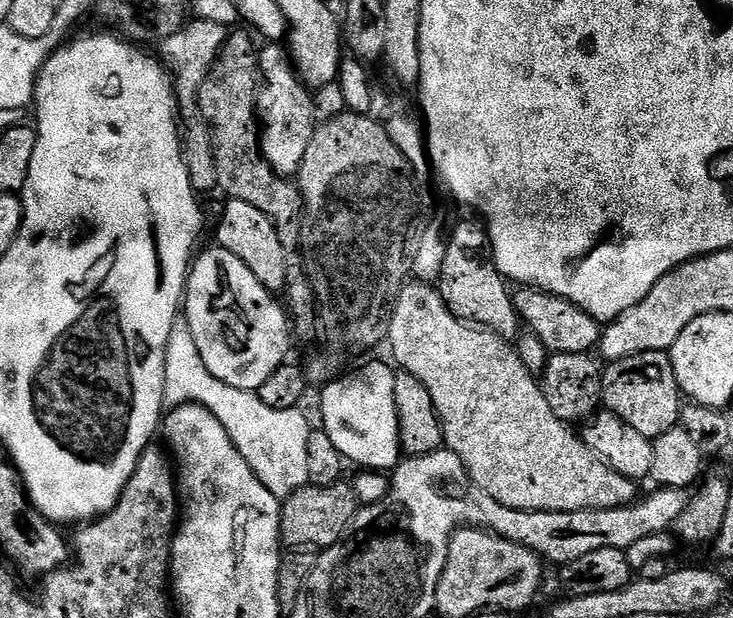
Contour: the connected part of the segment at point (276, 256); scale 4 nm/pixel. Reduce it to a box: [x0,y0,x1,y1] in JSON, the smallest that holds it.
[215,199,290,294]

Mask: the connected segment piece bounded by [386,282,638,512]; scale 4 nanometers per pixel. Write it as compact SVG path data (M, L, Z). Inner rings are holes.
M431 283L405 284L392 311L386 344L392 347L399 367L414 374L430 390L447 451L458 454L468 477L494 502L523 512L589 512L591 508L625 508L637 499L637 481L618 474L618 470L599 460L583 439L550 410L540 380L523 366L515 347L487 328L458 320Z

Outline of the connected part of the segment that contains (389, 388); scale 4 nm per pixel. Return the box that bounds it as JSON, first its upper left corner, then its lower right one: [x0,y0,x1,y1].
[320,364,402,470]

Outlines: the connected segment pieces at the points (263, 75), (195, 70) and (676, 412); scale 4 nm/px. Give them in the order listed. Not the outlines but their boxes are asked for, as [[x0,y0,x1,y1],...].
[[256,43,318,178],[158,19,229,194],[603,351,682,438]]

